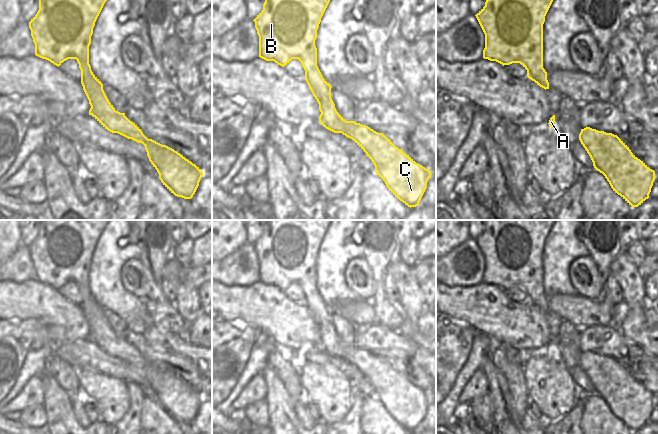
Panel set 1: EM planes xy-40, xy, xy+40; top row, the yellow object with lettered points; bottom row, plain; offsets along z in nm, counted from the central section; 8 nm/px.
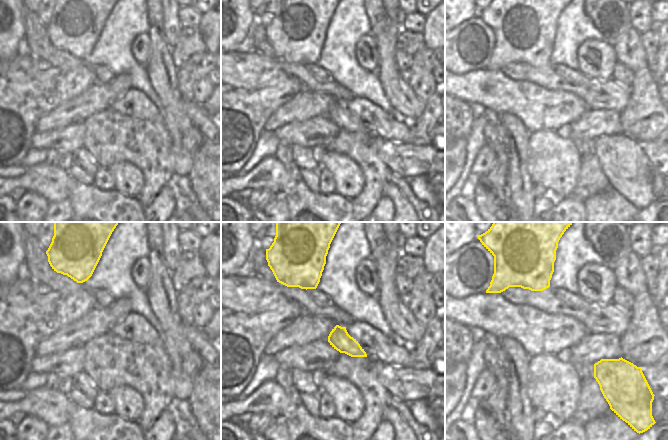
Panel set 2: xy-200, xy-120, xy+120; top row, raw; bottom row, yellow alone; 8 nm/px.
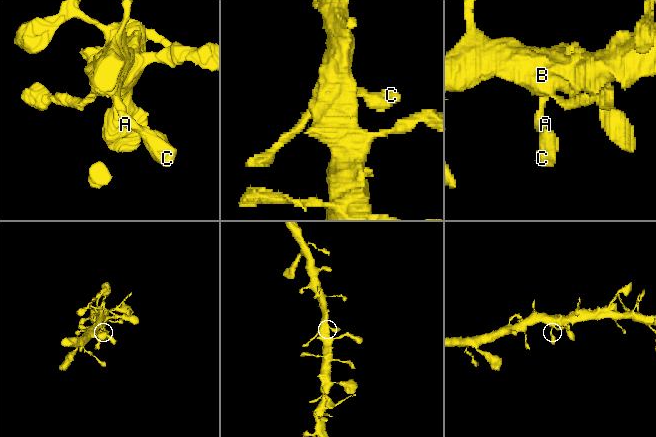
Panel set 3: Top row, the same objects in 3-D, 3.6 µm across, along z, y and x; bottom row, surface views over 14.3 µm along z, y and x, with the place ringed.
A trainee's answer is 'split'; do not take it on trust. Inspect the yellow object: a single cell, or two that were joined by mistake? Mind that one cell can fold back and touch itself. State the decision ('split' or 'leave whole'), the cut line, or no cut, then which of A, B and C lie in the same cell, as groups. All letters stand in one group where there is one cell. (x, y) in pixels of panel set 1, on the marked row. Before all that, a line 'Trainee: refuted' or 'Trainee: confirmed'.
Trainee: refuted
leave whole; cut none; groups A B C

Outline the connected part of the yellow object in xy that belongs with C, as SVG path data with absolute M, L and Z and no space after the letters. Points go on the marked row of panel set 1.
M265 0L263 10L253 20L259 36L259 57L266 61L274 61L282 67L292 59L298 59L305 70L305 80L319 104L321 125L352 139L373 162L375 173L385 182L389 191L408 207L416 207L427 188L427 182L431 177L430 170L416 163L383 133L355 121L346 121L337 112L331 98L332 87L323 78L317 66L315 40L329 2L330 0Z

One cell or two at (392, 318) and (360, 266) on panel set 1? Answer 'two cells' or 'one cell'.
two cells

